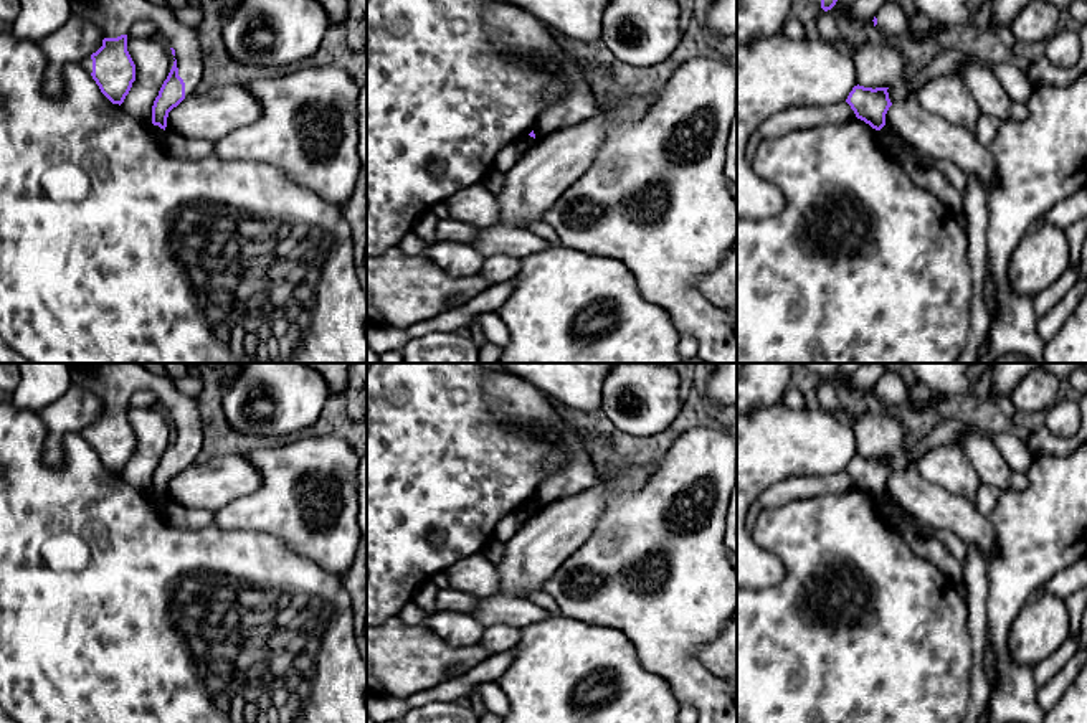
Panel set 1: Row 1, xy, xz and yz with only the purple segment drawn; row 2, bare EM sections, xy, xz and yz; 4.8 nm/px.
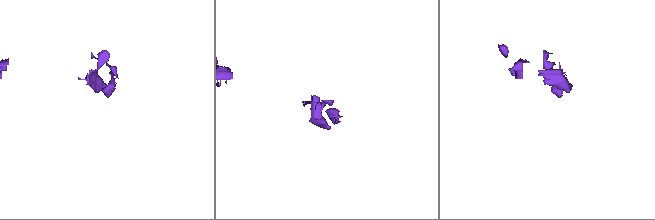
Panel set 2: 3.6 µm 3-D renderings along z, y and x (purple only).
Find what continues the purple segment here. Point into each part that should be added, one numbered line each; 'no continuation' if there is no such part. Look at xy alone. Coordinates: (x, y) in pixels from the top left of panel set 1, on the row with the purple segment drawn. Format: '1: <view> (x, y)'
1: xy (114, 17)

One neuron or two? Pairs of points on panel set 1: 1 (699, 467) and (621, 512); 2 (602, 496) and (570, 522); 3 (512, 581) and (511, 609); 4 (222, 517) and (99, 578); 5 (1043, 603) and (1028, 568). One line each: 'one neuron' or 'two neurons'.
1: one neuron
2: one neuron
3: two neurons
4: two neurons
5: two neurons

